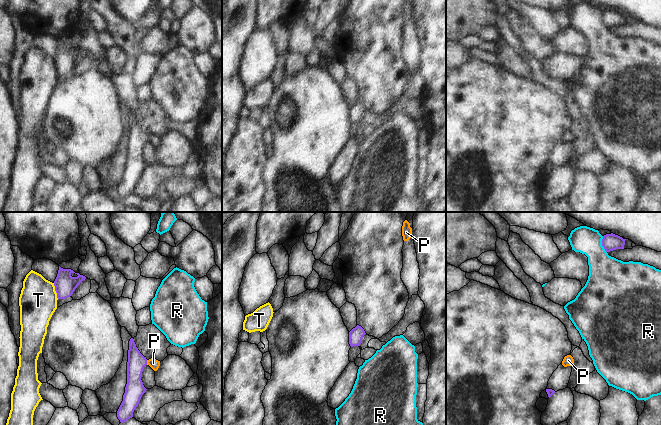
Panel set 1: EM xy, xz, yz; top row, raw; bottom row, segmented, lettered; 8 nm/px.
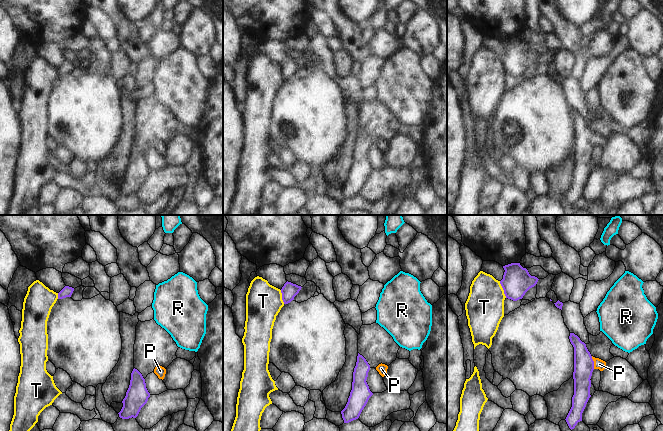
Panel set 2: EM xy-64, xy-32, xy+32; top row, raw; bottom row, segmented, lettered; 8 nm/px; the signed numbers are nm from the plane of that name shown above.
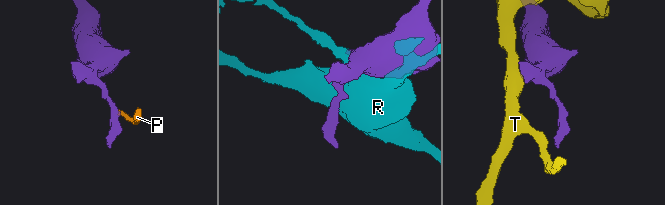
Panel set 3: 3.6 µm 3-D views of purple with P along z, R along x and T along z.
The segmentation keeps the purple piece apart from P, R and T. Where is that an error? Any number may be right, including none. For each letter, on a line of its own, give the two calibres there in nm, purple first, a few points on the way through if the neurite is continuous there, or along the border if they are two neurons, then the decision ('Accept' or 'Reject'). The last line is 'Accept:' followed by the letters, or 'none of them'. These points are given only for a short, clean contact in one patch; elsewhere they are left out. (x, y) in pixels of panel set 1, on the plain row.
P: Thickness 150 nm (purple) against 80 nm. Path across: xy (134, 165), (134, 148), (146, 138), (153, 139). Accept
R: Thickness 140 nm (purple) against 300 nm. Reject
T: Thickness 170 nm (purple) against 300 nm. Reject
Accept: P

